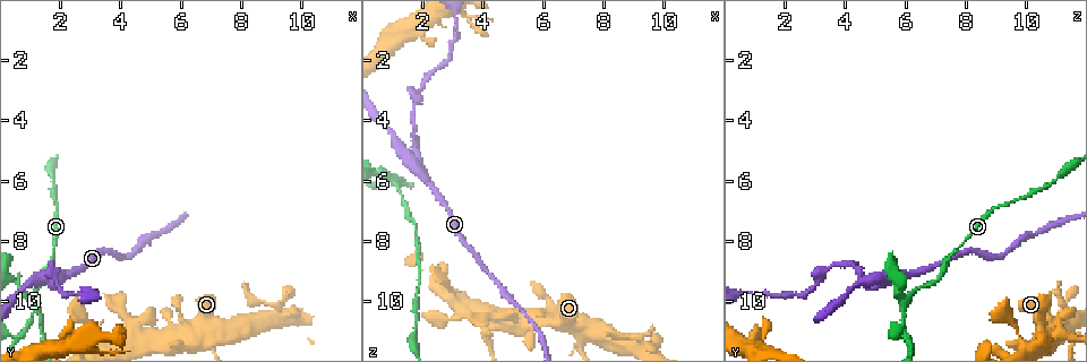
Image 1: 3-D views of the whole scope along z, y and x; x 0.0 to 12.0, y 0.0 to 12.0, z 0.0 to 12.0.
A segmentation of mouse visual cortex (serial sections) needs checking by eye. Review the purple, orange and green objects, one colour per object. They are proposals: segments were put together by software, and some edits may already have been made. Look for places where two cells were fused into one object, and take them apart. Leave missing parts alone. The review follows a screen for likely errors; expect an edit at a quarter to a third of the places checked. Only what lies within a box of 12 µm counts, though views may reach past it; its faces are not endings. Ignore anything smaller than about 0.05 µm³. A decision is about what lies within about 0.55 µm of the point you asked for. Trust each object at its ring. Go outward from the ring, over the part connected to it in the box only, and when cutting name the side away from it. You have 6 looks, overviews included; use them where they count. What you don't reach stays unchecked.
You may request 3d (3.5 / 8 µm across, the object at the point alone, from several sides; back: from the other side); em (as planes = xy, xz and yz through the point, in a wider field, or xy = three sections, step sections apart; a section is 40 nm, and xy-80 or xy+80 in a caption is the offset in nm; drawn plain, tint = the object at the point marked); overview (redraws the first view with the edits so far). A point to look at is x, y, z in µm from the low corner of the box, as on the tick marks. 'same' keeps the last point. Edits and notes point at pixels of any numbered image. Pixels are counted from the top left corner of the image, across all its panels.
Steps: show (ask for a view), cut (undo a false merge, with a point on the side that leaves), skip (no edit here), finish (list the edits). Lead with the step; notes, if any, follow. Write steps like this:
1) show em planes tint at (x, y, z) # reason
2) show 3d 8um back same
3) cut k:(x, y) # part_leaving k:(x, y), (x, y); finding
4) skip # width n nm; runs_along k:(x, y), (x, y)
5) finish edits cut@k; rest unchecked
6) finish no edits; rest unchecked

show 3d 3.5um at (1.8, 9.2, 5.4) # three-way junction

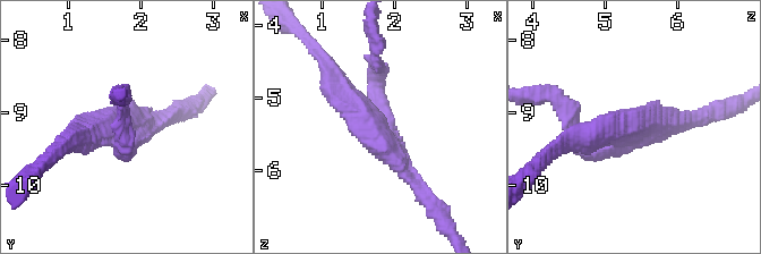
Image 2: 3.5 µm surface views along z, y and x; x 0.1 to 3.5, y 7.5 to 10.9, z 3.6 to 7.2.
show em xy step 2 tint at (1.70, 9.20, 5.45) # arms 3; arm_widths 200, 200, 350 nm; shape alone is not enough

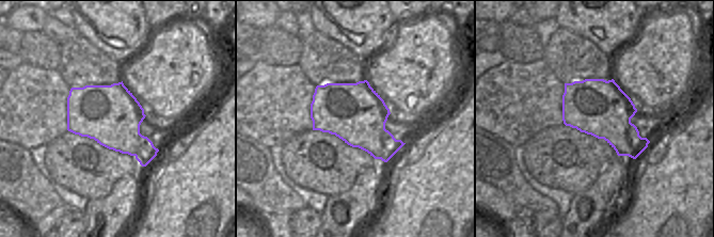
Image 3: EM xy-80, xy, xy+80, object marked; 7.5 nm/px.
cut 2:(128, 149) # width 440 nm; part_leaving 2:(381, 110), (373, 37); a second cell is stuck on

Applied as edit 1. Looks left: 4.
show 3d 8um back at (5.6, 10.6, 11.0) # narrows sharply

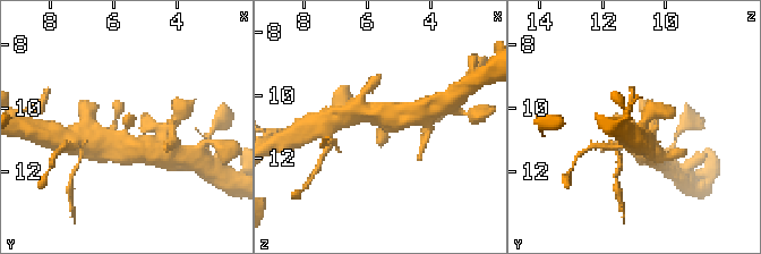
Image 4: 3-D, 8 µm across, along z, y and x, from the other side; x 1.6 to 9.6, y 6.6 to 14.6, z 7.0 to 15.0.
show 3d 3.5um at (5.5, 10.6, 11.1) # zoom in

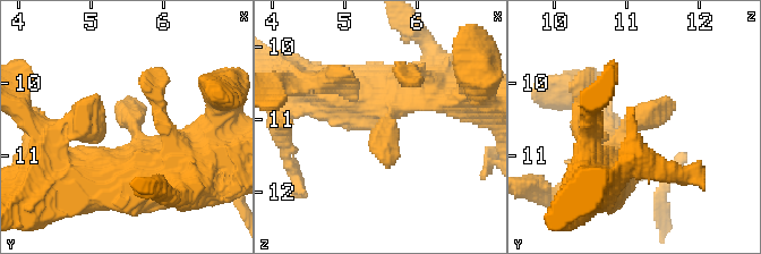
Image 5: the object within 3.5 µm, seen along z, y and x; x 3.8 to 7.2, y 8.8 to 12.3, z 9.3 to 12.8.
show em xy step 5 tint at (5.60, 10.65, 11.00)

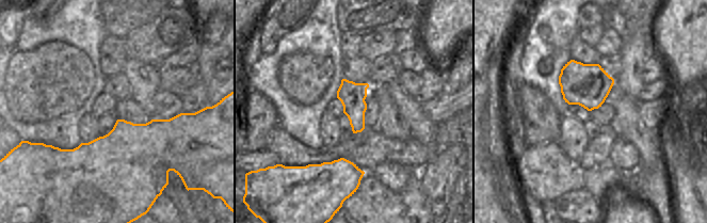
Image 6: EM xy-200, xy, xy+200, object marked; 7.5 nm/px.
skip # runs_along 5:(593, 174), (636, 118), (672, 101); all the same cell

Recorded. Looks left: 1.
finish edits cut@2; rest unchecked

